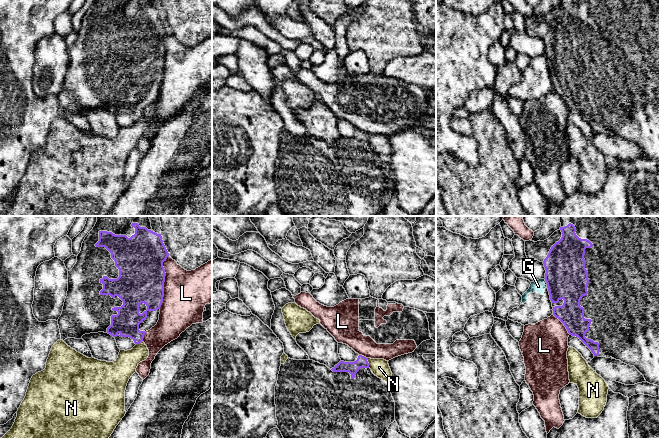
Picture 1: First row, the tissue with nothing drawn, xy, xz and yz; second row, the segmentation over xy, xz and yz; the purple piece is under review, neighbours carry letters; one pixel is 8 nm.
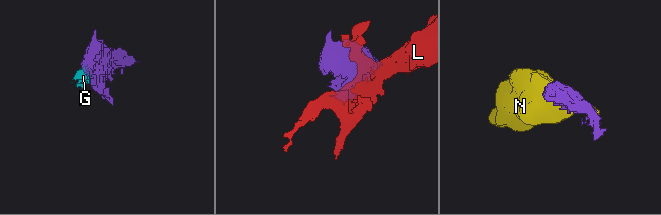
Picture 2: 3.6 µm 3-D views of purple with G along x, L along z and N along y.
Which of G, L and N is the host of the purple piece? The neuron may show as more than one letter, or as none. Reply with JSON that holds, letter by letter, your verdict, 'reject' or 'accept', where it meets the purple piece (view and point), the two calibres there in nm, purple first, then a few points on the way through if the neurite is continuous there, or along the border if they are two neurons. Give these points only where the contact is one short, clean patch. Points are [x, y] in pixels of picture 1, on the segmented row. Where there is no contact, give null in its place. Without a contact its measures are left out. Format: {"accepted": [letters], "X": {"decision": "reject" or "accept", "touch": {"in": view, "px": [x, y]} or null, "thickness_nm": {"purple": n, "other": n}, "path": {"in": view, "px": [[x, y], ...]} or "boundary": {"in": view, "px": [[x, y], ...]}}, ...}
{"accepted": [], "G": {"decision": "reject", "touch": {"in": "yz", "px": [547, 286]}, "thickness_nm": {"purple": 340, "other": 100}, "boundary": {"in": "yz", "px": [[546, 285], [547, 287]]}}, "L": {"decision": "reject", "touch": {"in": "xy", "px": [164, 281]}, "thickness_nm": {"purple": 380, "other": 360}}, "N": {"decision": "reject", "touch": {"in": "xz", "px": [368, 363]}, "thickness_nm": {"purple": 100, "other": 140}}}

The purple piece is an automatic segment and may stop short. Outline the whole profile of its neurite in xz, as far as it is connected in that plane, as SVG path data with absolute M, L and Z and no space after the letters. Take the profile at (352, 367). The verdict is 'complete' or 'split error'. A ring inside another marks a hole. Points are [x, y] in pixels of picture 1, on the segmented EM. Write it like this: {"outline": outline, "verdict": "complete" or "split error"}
{"outline": "M359 355L354 362L340 361L332 369L310 359L294 360L288 358L286 362L280 366L278 380L275 386L275 405L276 418L278 421L277 428L283 438L382 438L389 425L395 421L395 402L390 387L387 382L372 373L367 358L362 355Z", "verdict": "split error"}

